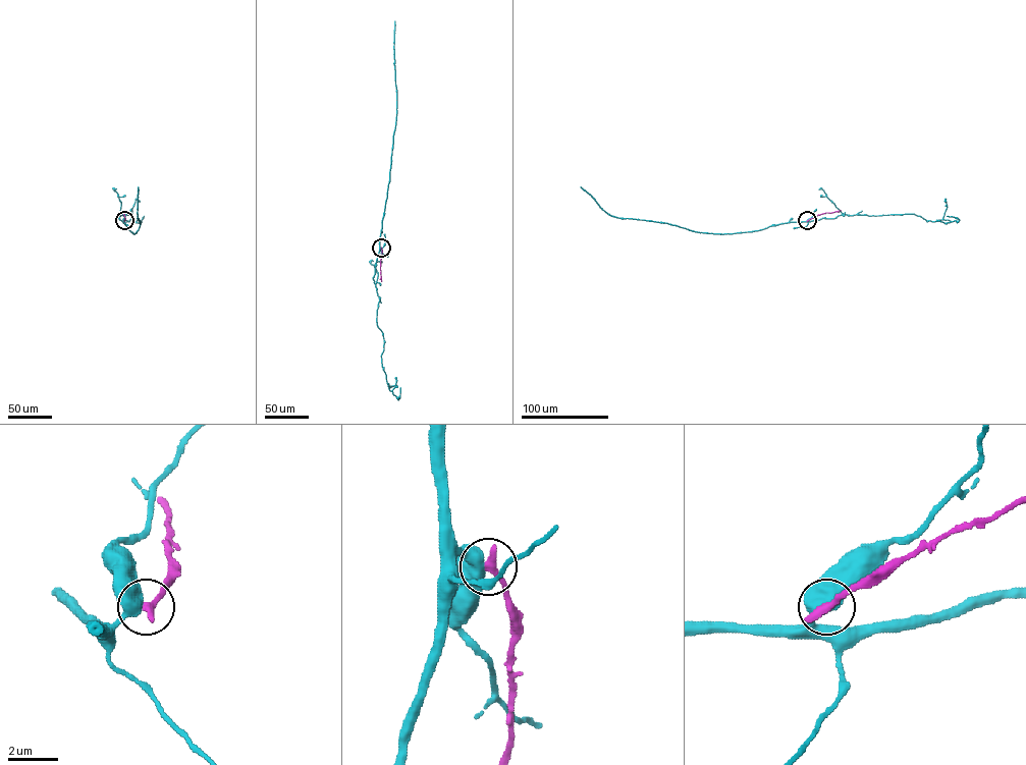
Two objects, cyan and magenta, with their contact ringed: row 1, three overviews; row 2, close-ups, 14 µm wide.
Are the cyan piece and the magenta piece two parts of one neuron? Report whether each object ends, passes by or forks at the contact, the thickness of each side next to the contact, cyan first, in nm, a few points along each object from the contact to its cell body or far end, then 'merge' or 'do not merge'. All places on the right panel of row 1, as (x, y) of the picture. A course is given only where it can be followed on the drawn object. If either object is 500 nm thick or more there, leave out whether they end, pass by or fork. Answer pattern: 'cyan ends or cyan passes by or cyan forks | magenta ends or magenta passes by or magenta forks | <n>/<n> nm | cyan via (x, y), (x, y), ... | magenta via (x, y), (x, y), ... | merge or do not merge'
550/360 nm | cyan via (807, 221), (744, 232), (698, 232), (665, 222), (610, 216), (581, 186) | magenta via (807, 221), (818, 215), (841, 210) | do not merge

